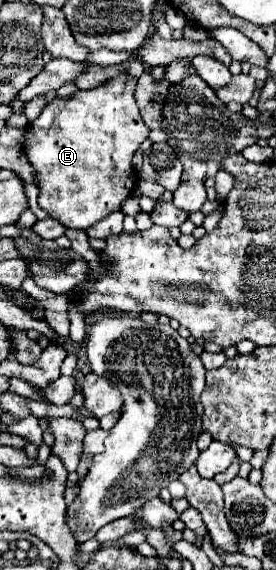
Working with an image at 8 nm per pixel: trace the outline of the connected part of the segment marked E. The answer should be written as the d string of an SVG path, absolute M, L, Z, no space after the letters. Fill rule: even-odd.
M121 72L99 88L77 90L69 98L55 98L45 106L39 120L25 128L23 150L29 156L29 162L37 168L39 206L53 214L53 218L65 228L87 230L97 220L119 210L121 202L133 192L135 174L131 158L139 150L141 142L149 138L149 128L143 124L135 104L135 86L137 78L129 72Z

